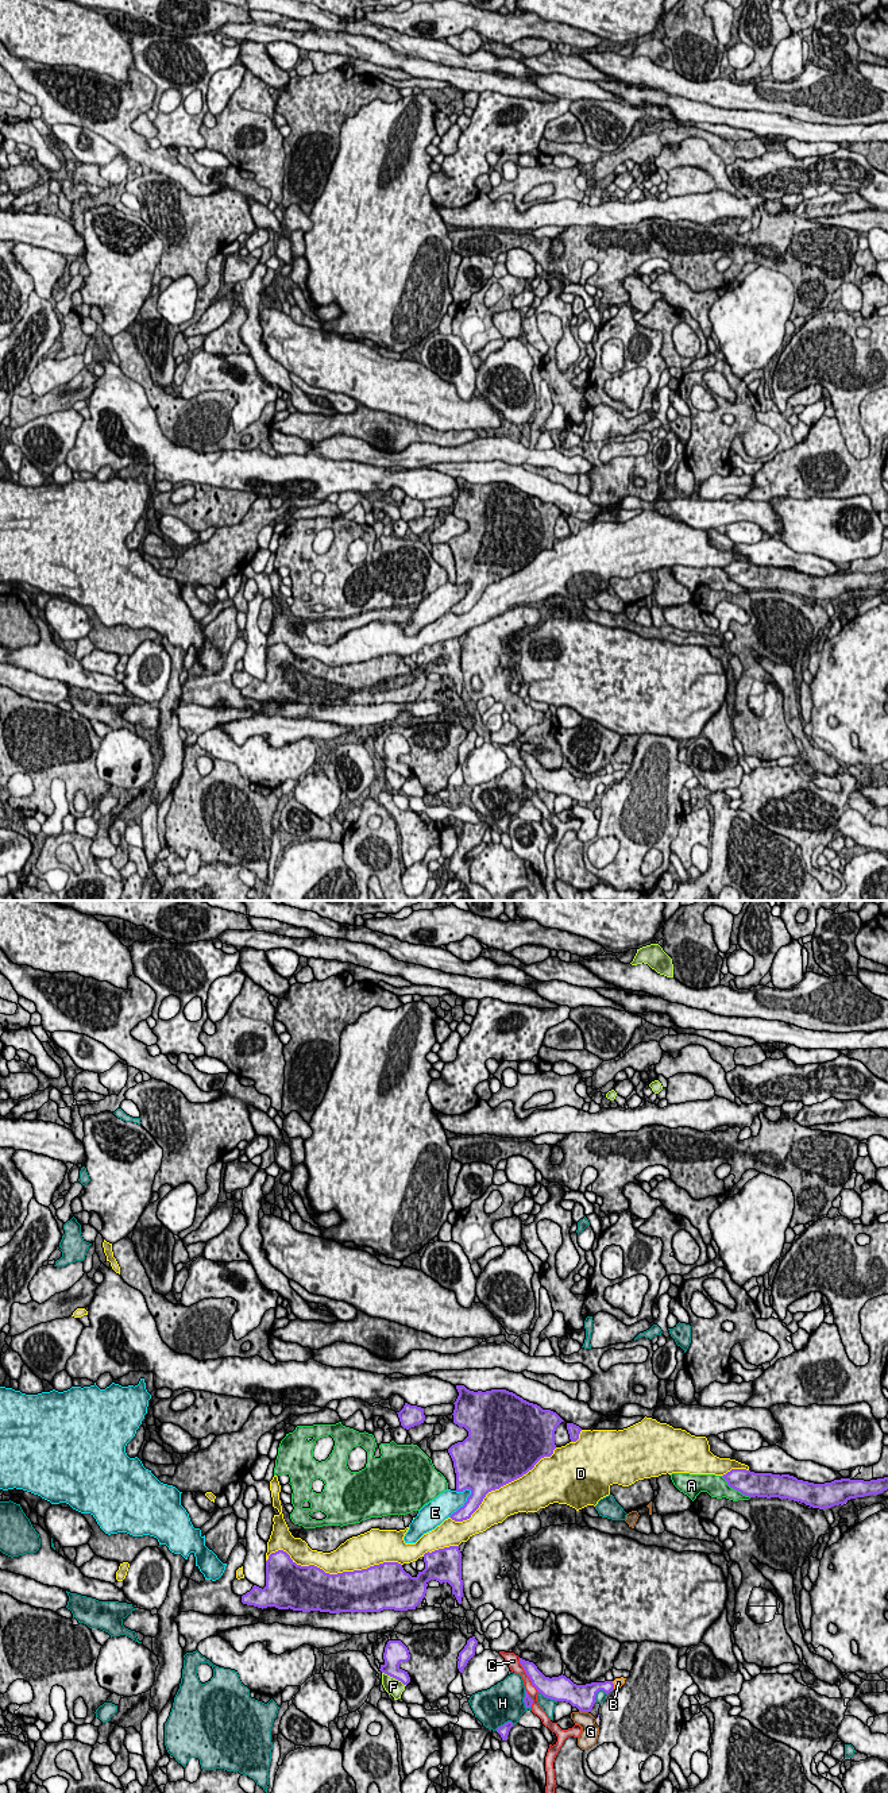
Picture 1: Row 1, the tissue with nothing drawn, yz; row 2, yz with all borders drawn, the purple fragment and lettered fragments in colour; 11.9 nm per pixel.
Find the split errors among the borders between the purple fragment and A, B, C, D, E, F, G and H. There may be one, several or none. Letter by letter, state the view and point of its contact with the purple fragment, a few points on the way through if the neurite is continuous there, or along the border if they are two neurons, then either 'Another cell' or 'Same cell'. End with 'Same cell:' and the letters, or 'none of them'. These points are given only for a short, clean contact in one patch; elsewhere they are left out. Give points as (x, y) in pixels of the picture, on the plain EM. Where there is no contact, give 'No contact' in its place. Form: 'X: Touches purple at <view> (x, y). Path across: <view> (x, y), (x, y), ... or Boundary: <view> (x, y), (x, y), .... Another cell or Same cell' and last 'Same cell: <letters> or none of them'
A: Touches purple at yz (734, 581). Another cell
B: Touches purple at yz (613, 778). Path across: yz (593, 781), (613, 778), (618, 775). Same cell
C: Touches purple at yz (526, 767). Another cell
D: Touches purple at yz (334, 667). Another cell
E: Touches purple at yz (464, 597). Another cell
F: Touches purple at yz (394, 770). Another cell
G: Touches purple at yz (583, 804). Another cell
H: Touches purple at yz (505, 816). Another cell
Same cell: B

